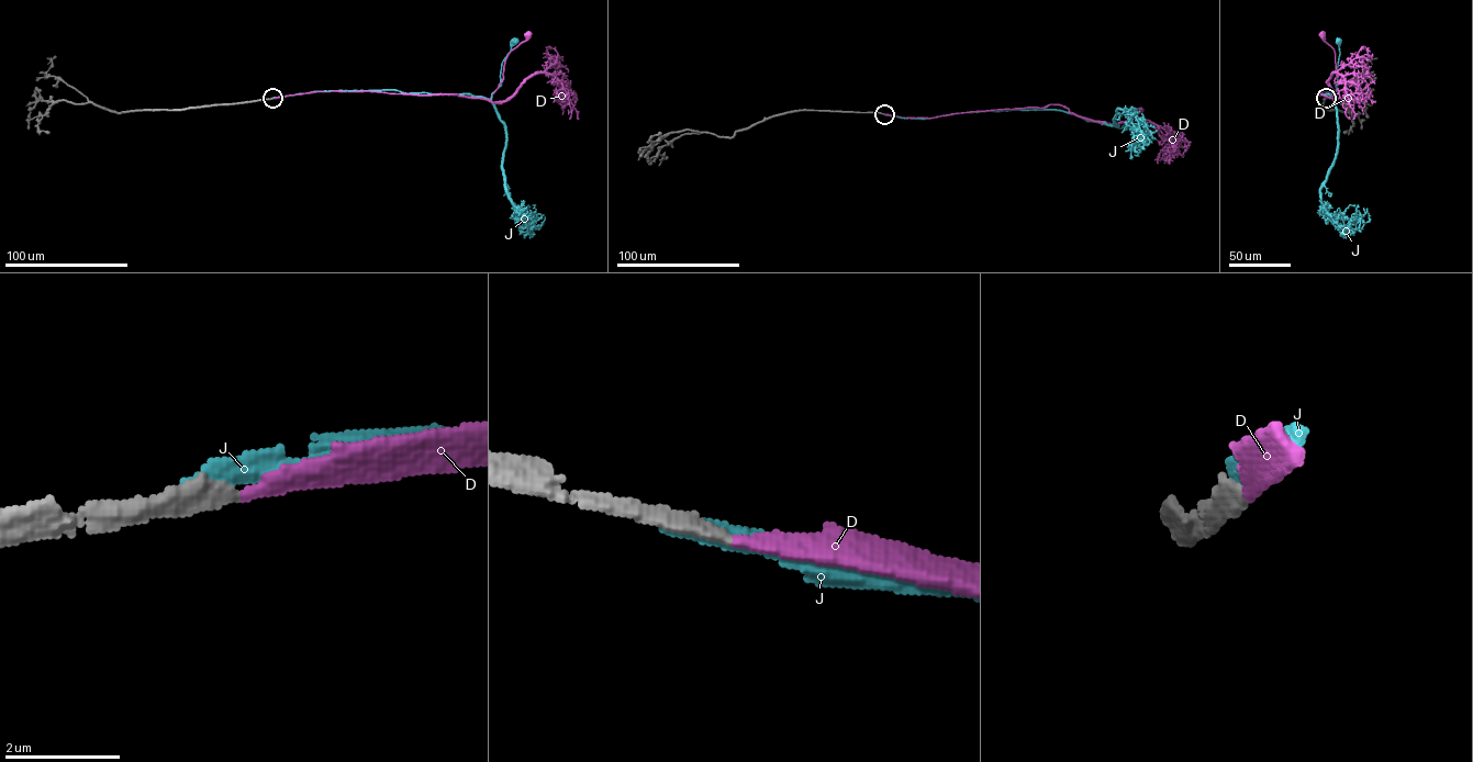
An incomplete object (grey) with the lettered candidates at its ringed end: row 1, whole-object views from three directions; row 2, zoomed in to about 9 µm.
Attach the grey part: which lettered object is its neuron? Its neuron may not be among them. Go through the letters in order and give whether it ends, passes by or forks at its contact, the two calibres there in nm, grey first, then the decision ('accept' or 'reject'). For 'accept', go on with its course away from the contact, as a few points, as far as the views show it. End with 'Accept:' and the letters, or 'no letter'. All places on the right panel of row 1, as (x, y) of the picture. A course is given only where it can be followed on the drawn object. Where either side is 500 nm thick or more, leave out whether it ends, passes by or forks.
D: it ends; calibres 280 and 220 nm; accept; course (1326, 98), (1329, 91), (1316, 94), (1335, 102), (1335, 54), (1321, 34)
J: it ends; calibres 380 and 360 nm; reject
Accept: D

